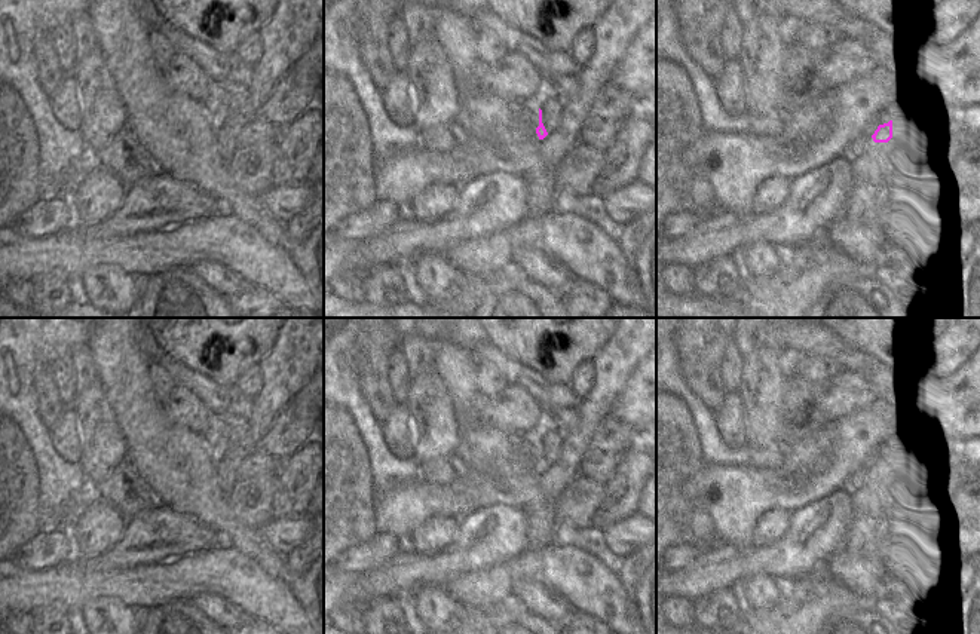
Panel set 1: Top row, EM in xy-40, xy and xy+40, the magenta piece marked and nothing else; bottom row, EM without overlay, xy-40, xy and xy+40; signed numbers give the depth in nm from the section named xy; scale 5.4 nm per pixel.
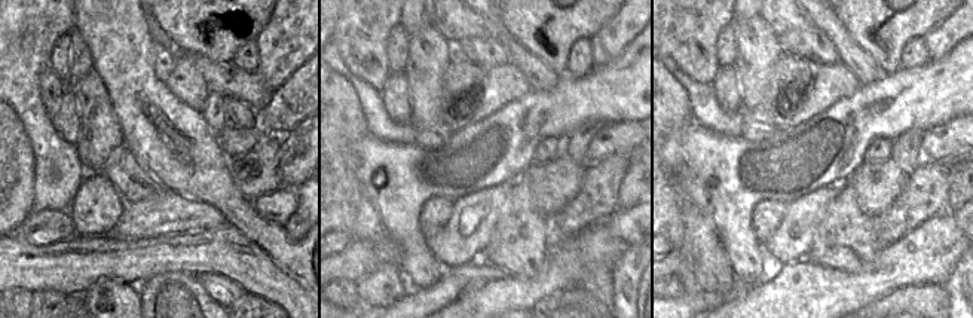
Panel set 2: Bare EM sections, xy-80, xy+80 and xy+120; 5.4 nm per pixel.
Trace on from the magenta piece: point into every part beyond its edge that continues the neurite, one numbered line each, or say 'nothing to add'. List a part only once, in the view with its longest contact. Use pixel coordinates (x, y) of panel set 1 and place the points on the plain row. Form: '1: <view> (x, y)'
1: xy (551, 443)

